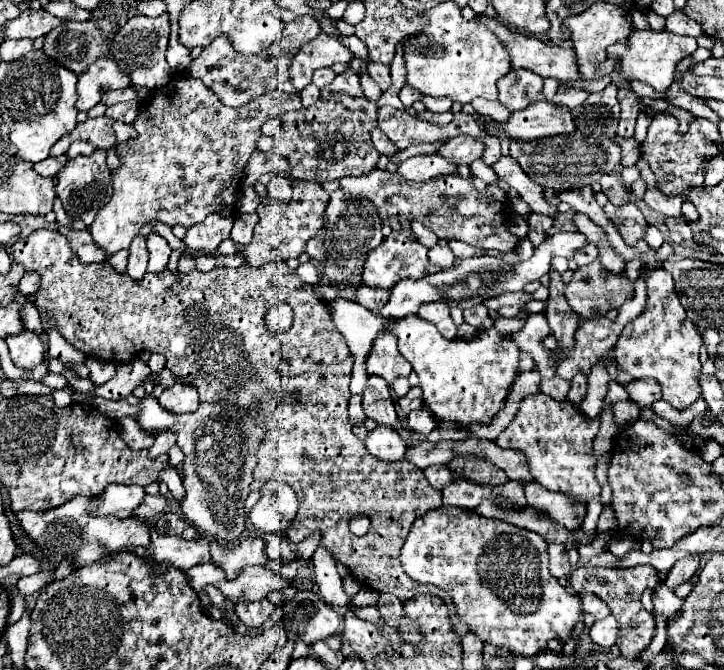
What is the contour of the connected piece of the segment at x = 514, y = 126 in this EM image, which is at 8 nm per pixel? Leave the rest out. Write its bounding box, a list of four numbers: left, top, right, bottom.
[484,99,576,141]

